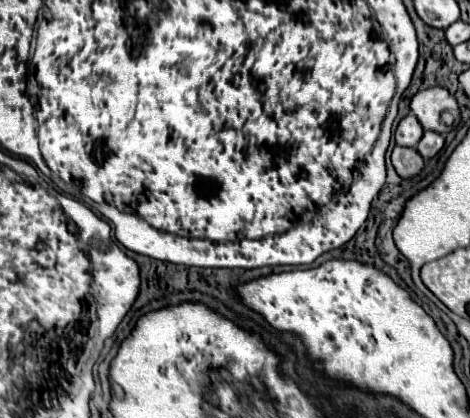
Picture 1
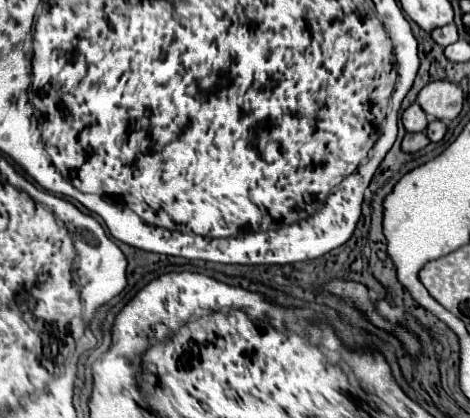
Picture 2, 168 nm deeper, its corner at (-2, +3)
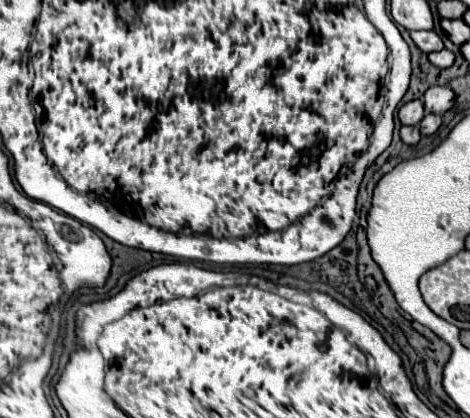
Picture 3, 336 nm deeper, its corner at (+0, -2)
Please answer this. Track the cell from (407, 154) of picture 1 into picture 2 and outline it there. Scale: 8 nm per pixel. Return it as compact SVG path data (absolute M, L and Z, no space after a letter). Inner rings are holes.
M420 131L420 133L406 133L404 135L404 141L402 141L402 151L414 153L414 151L426 147L428 143L430 143L430 139L426 137L424 131Z

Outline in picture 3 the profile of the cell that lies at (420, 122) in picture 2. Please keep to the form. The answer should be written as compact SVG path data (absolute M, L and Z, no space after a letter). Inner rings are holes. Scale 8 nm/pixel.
M412 100L412 102L404 104L398 110L398 118L404 126L420 126L420 122L424 118L424 104L420 100Z

